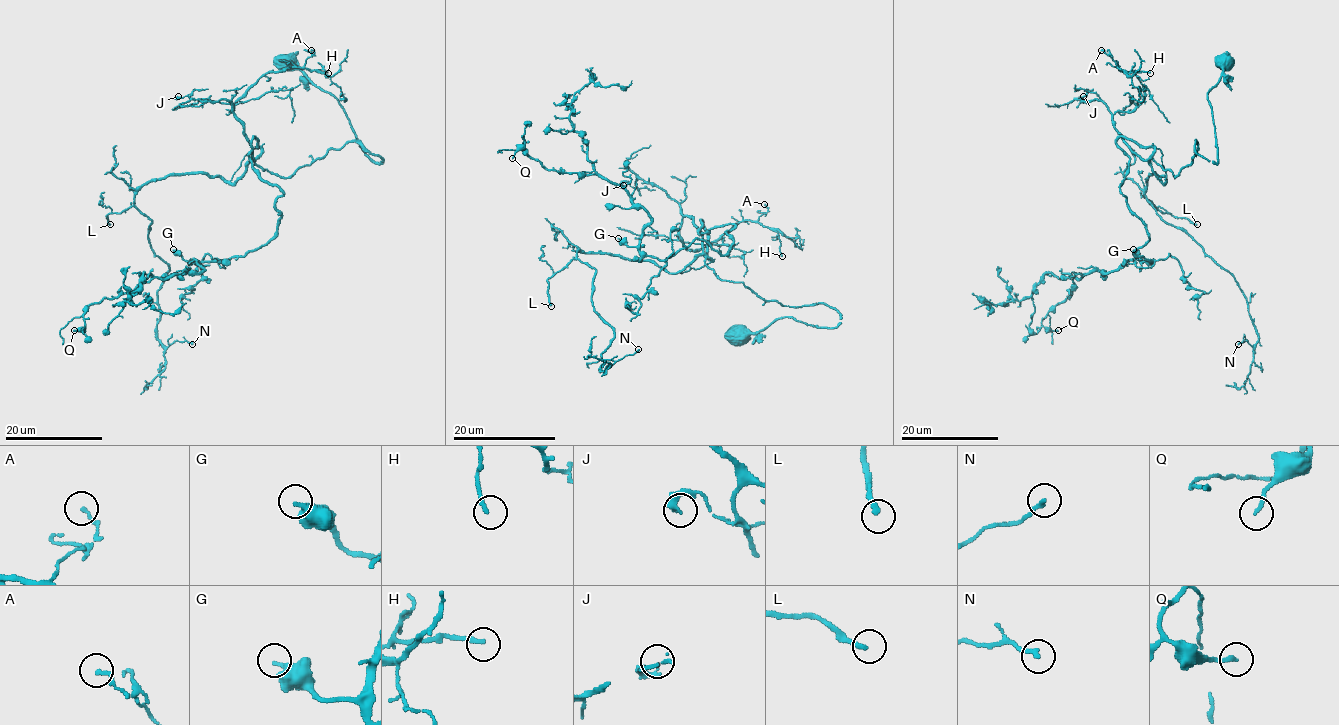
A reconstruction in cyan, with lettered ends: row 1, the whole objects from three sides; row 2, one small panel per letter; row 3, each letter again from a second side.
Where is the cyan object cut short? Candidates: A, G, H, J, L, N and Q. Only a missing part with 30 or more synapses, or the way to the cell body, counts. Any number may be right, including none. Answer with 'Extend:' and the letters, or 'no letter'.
Extend: G

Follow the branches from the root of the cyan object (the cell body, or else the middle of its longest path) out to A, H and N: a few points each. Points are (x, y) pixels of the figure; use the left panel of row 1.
A: (285, 59), (337, 100), (381, 162), (354, 142), (290, 177), (253, 159), (233, 104), (311, 50)
H: (285, 59), (382, 161), (347, 142), (279, 177), (232, 106), (267, 73), (328, 73)
N: (285, 59), (382, 161), (347, 142), (290, 177), (149, 180), (157, 337), (192, 344)

